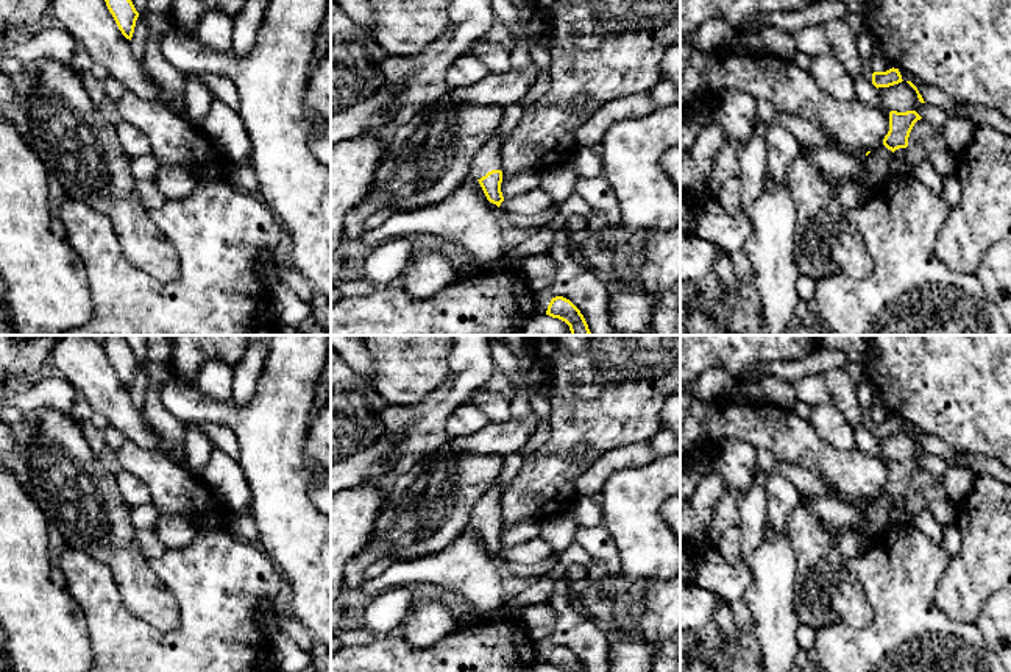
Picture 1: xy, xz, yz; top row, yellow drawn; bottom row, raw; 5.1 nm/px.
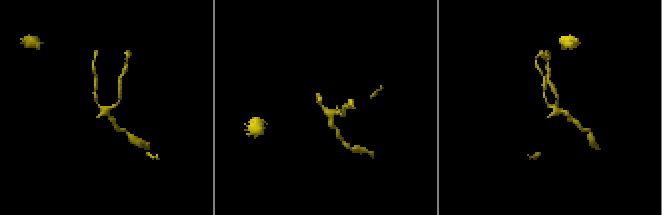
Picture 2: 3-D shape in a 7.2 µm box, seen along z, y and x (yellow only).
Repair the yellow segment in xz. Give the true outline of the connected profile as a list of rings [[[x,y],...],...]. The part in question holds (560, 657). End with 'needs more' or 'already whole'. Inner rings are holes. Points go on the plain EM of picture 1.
[[[555,645],[551,649],[546,664],[565,672],[587,672],[580,660],[566,647]]] | already whole

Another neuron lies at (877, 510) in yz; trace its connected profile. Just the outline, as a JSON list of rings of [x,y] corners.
[[[882,493],[878,497],[864,505],[867,524],[861,529],[855,529],[855,532],[869,539],[877,538],[883,532],[883,525],[888,521],[892,507],[892,500]]]

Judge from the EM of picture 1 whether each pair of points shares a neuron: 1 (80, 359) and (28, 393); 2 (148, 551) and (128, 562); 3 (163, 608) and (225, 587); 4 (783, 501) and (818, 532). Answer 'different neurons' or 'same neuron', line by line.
1: different neurons
2: different neurons
3: different neurons
4: different neurons

